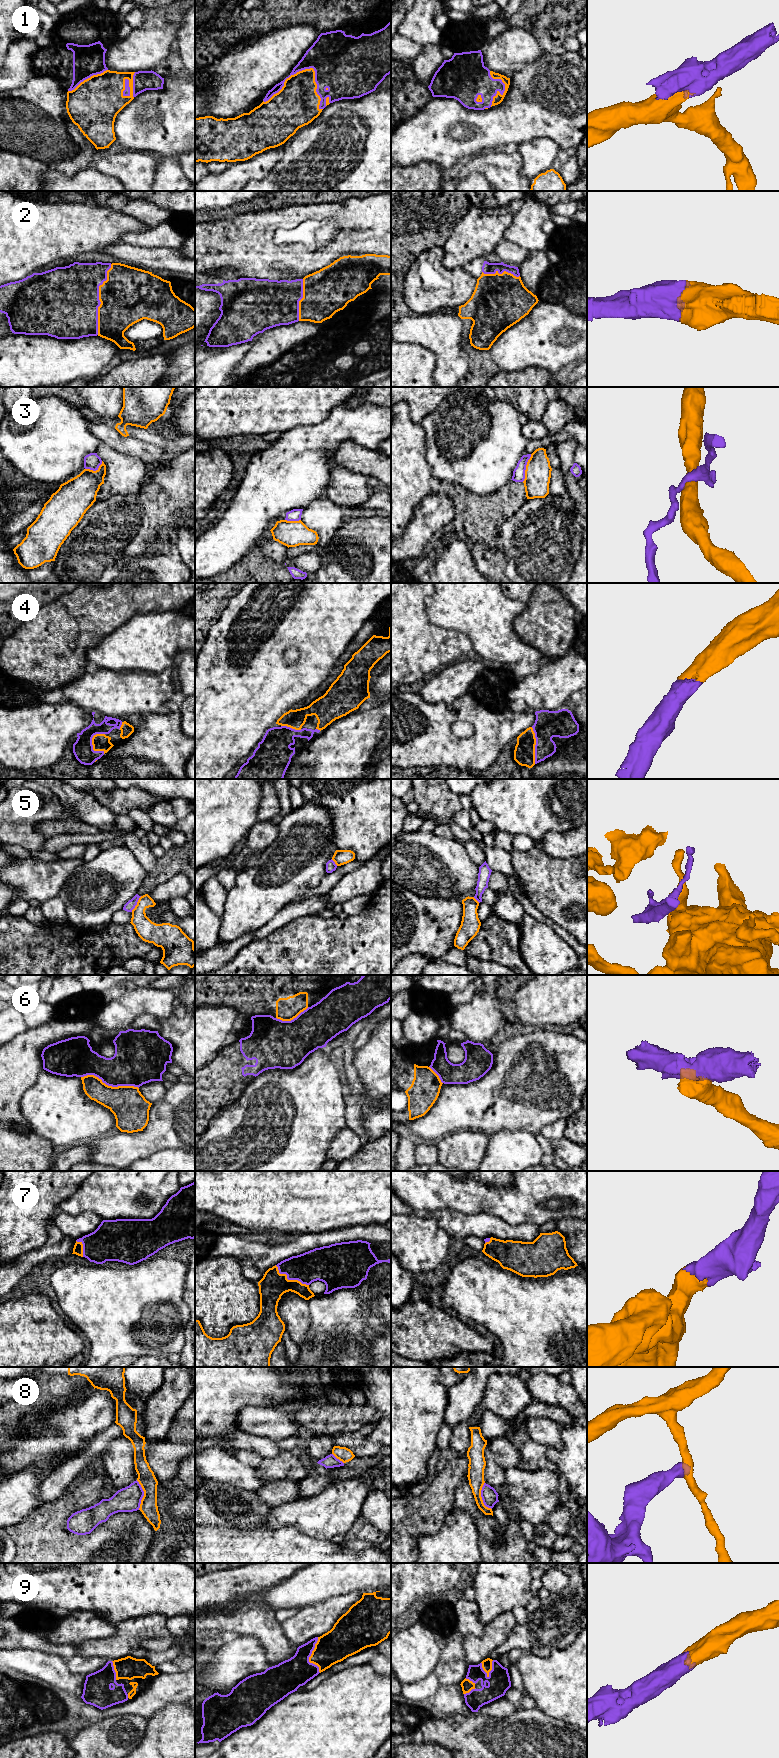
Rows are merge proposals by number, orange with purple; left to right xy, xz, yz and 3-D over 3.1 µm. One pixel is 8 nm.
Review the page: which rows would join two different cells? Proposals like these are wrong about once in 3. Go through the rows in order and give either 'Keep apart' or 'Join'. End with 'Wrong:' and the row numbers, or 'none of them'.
1: Join
2: Join
3: Keep apart
4: Join
5: Keep apart
6: Keep apart
7: Join
8: Keep apart
9: Join
Wrong: 3, 5, 6, 8

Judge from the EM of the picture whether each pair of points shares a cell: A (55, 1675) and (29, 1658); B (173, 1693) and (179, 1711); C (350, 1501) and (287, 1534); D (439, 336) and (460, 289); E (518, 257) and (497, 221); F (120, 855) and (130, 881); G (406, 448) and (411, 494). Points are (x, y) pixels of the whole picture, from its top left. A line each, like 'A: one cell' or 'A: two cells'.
A: one cell
B: two cells
C: two cells
D: two cells
E: two cells
F: one cell
G: one cell

